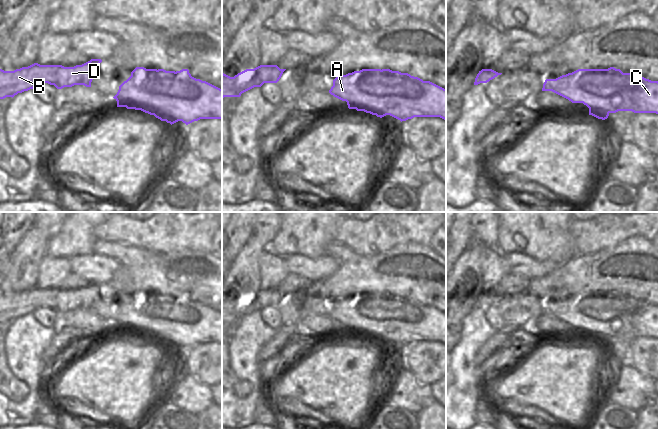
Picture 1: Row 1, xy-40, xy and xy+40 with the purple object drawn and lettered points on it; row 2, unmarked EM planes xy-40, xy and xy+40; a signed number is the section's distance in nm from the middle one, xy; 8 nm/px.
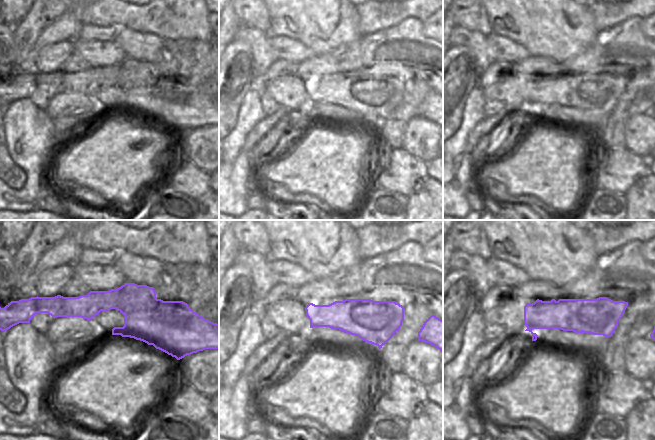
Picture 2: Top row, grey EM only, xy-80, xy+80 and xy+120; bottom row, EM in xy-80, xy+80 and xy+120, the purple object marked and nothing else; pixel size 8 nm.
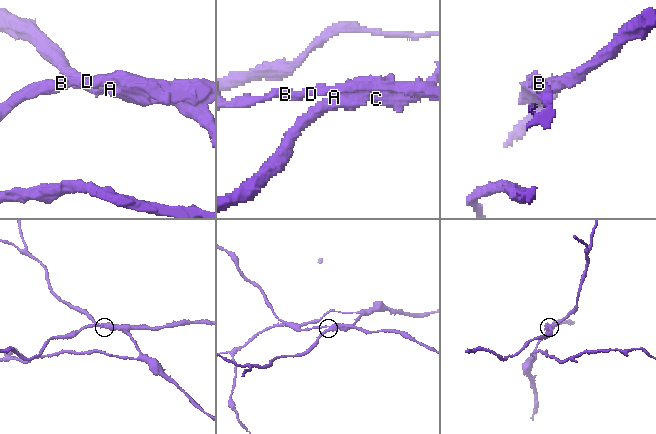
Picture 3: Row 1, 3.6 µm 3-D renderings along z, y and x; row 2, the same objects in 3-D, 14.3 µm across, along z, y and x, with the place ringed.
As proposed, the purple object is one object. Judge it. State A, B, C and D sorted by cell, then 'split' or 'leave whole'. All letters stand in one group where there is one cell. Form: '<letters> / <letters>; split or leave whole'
A C / B D; split

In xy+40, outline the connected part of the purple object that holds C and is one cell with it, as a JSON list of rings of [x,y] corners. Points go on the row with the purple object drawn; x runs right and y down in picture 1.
[[[578,69],[572,73],[562,75],[556,79],[546,79],[542,91],[552,91],[572,103],[584,103],[591,96],[591,90],[584,87],[586,81],[620,81],[621,94],[615,100],[614,108],[609,113],[618,111],[632,111],[634,113],[658,114],[658,81],[646,81],[639,86],[632,73],[621,73],[620,69]]]

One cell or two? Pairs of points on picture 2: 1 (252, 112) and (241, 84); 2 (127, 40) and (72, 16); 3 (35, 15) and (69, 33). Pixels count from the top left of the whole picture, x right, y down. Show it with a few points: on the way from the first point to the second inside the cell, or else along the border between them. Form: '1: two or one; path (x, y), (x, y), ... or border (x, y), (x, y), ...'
1: two; border (255, 86), (244, 96), (237, 117)
2: two; border (82, 23), (78, 37)
3: two; border (48, 23), (35, 43)

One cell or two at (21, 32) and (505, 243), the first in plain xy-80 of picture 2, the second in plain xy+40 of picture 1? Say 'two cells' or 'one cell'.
two cells

